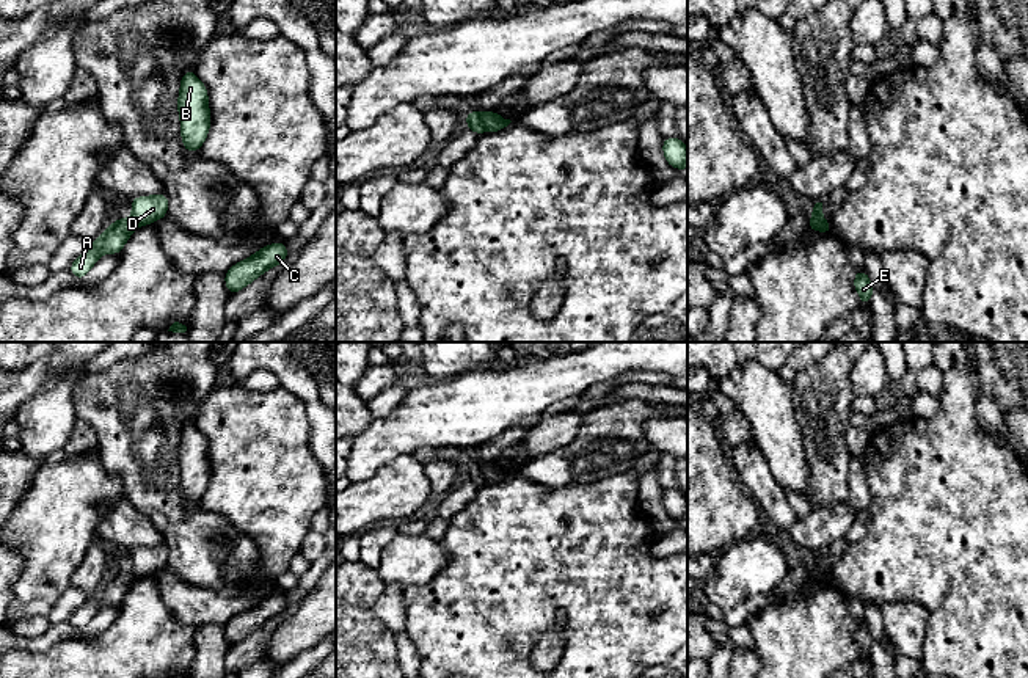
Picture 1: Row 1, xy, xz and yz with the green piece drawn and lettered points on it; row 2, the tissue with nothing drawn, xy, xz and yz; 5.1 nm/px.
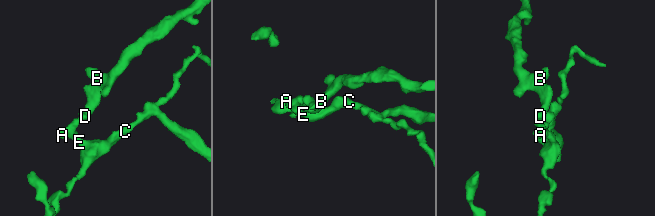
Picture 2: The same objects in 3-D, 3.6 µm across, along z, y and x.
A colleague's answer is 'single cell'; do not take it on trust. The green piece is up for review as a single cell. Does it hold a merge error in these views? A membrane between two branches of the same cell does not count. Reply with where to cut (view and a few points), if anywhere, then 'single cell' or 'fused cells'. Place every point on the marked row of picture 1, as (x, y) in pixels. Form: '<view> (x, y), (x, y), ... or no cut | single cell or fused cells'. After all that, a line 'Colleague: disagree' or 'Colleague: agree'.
xz (482, 113), (485, 129) | fused cells
Colleague: disagree

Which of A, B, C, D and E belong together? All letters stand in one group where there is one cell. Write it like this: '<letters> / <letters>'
A C E / B D

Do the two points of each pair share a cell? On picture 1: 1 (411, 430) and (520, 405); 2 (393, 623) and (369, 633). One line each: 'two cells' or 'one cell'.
1: one cell
2: two cells

